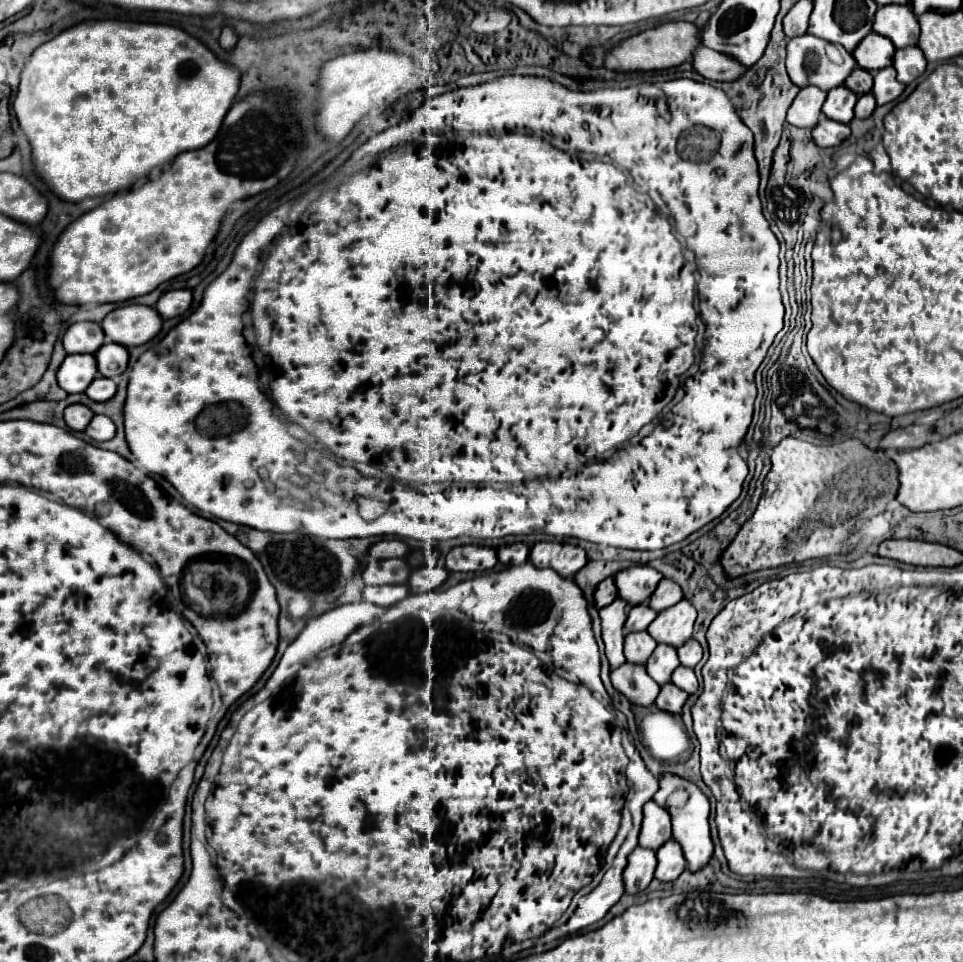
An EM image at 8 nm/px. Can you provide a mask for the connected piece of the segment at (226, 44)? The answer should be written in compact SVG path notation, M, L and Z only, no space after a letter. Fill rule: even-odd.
M225 26L223 28L223 32L221 32L221 38L219 38L219 44L221 44L221 48L223 50L233 50L235 48L235 44L237 44L237 34L233 32L233 28L231 26Z

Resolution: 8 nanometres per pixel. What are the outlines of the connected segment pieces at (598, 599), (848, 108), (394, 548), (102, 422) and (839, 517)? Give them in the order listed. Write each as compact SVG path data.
M605 578L595 590L595 604L597 604L597 608L603 608L603 606L611 604L615 598L617 598L617 586L615 586L613 578Z
M837 86L827 92L827 100L823 104L823 114L831 120L849 124L853 120L853 106L857 102L857 94L847 90L847 86Z
M379 540L369 548L369 556L375 560L385 560L385 558L405 558L409 546L401 540Z
M93 416L93 422L87 426L85 434L95 442L111 440L115 436L115 424L107 416Z
M787 436L771 450L771 464L773 466L763 480L765 492L755 514L741 526L733 542L723 550L719 558L719 564L727 578L737 578L763 568L777 568L787 562L845 554L849 550L849 538L857 522L885 512L887 502L895 498L899 488L895 464L879 450L871 450L855 438L831 446L815 446L805 440Z

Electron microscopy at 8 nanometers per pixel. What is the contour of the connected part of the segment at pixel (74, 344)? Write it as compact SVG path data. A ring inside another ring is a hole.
M75 322L63 336L63 348L67 354L95 354L103 342L103 330L95 322Z

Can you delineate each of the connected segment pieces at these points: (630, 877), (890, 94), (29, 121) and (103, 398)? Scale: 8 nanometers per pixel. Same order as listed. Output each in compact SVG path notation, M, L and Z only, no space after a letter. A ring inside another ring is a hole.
M637 846L635 852L629 856L629 864L623 872L623 882L625 882L625 894L637 894L643 892L649 882L653 880L653 872L657 866L655 852Z
M887 66L887 68L875 72L873 94L875 94L879 106L895 100L903 90L905 90L905 84L901 84L897 80L897 74L895 74L895 68L893 66Z
M117 20L83 22L79 26L73 26L65 32L61 32L57 38L41 44L31 54L27 66L23 68L21 84L19 84L19 92L17 92L13 108L15 108L15 116L19 120L21 130L25 132L27 140L31 142L31 158L33 158L37 176L61 200L79 202L83 198L95 198L95 196L105 196L105 194L115 194L119 190L125 190L135 180L147 176L155 166L163 166L163 164L171 162L177 154L207 146L217 136L221 122L239 92L237 74L239 74L237 68L227 66L221 60L217 60L217 56L207 46L203 46L197 38L189 36L181 28L165 26L165 24L135 24L135 22L117 22Z
M97 376L89 388L85 390L85 394L95 400L95 402L107 402L109 398L113 398L115 394L115 382L111 378L103 378L103 376Z

